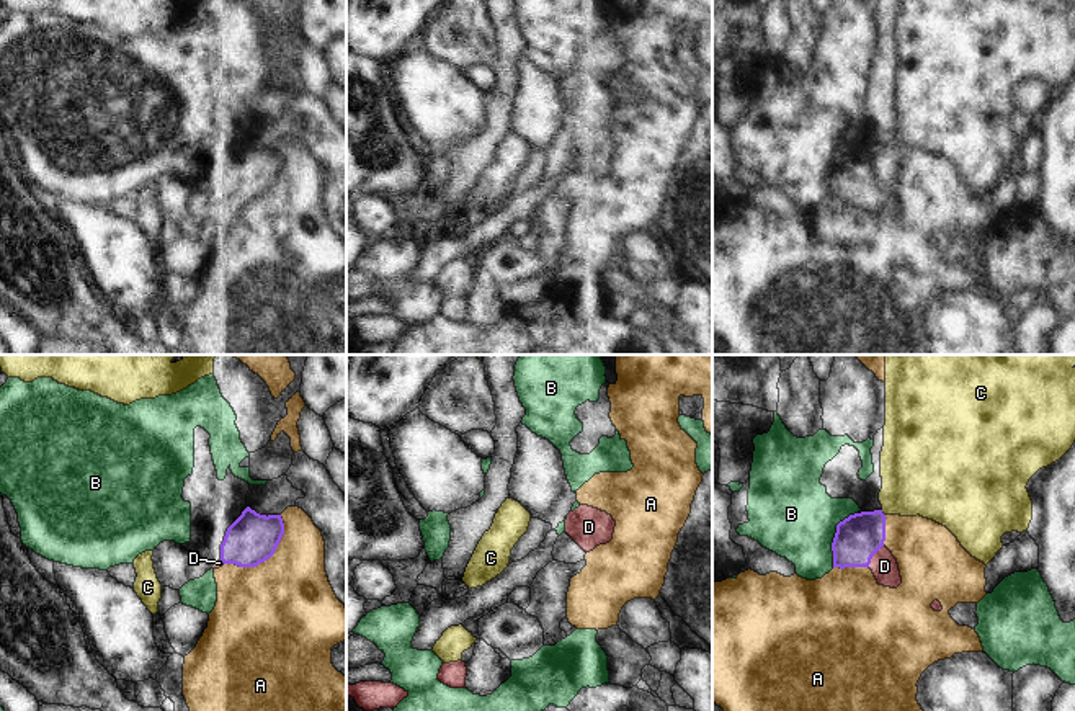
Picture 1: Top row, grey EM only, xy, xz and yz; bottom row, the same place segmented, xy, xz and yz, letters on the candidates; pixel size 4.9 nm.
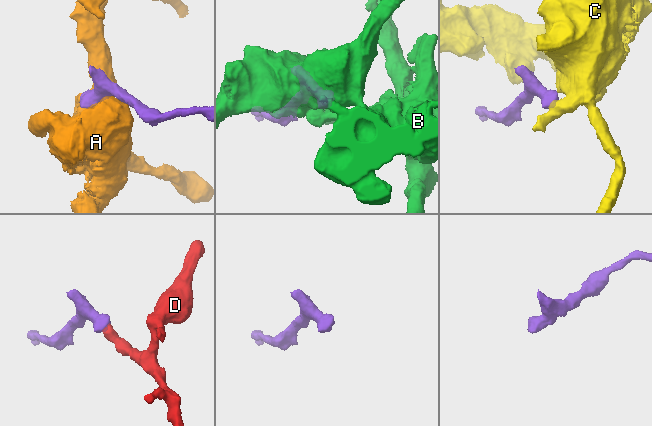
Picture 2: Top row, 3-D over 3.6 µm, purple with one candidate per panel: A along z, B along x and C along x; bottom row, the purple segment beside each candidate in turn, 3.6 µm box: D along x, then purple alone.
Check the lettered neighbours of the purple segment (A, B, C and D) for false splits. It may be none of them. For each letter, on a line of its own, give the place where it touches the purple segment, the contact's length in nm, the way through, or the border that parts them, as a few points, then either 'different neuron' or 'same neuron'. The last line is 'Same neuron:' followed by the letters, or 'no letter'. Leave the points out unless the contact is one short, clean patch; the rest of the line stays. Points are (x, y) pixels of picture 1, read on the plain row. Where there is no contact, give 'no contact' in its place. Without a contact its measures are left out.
A: contact xy (267, 192); length 380 nm; different neuron
B: contact yz (835, 170); length 300 nm; different neuron
C: contact yz (883, 147); length 40 nm; border yz (881, 144), (884, 149); different neuron
D: contact yz (873, 188); length 130 nm; way yz (860, 170), (860, 175), (873, 188), (884, 200); same neuron
Same neuron: D

